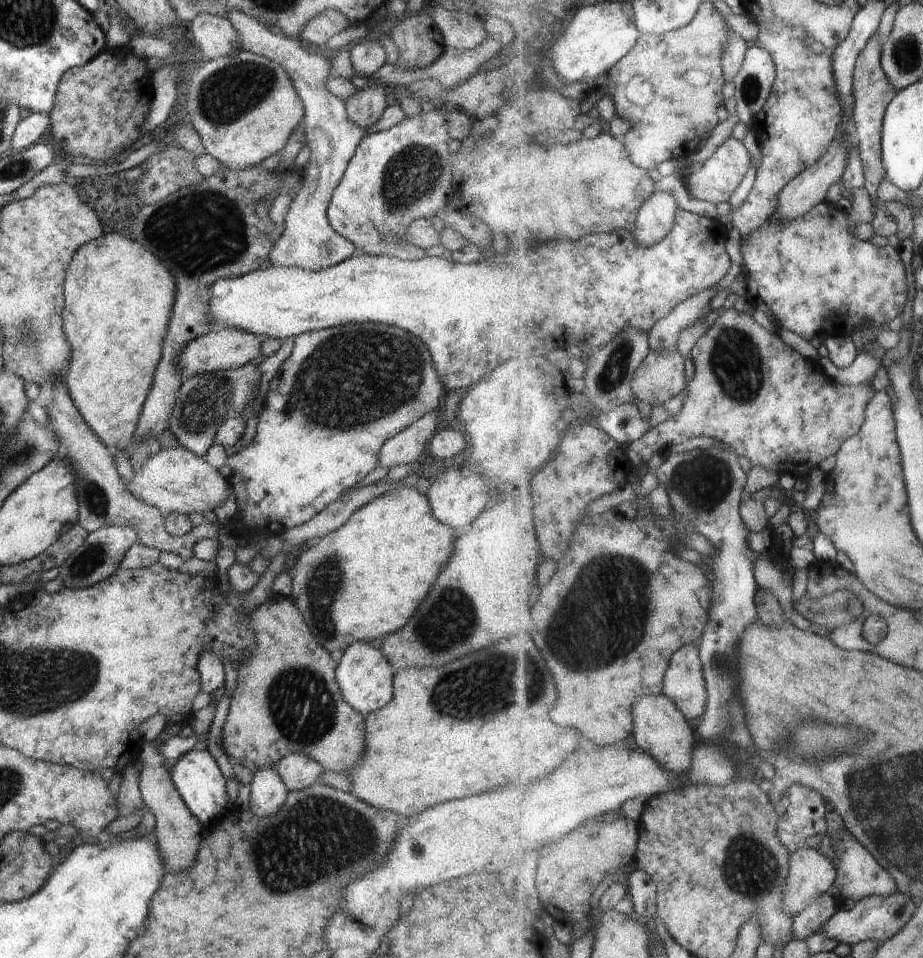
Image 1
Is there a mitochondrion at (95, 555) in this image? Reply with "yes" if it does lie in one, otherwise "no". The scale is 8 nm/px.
yes

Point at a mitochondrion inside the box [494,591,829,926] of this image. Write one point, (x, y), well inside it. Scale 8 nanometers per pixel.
(750, 869)

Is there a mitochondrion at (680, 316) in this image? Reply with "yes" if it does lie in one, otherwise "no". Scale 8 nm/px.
no

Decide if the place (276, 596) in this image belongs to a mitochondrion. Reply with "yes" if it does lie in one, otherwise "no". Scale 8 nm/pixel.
no

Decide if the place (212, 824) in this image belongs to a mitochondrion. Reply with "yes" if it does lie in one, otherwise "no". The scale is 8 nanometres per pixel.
no

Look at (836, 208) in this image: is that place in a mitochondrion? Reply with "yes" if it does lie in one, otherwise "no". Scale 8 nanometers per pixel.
no

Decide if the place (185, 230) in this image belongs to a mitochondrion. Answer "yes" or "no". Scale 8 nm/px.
yes

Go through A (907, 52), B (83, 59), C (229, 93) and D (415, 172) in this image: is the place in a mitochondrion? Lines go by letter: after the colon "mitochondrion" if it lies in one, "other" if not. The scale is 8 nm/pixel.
A: mitochondrion
B: other
C: mitochondrion
D: mitochondrion

